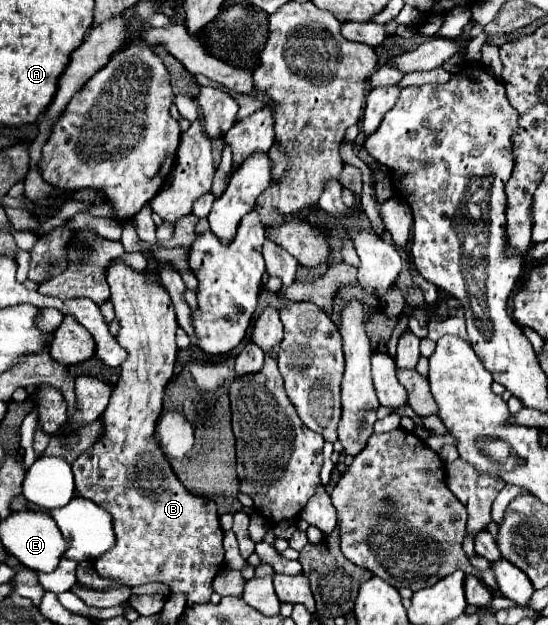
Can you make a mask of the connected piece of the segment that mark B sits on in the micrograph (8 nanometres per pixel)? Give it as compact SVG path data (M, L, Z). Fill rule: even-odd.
M112 264L108 268L108 286L112 292L110 300L116 310L116 320L120 322L116 340L128 352L128 356L120 366L120 380L114 386L110 402L102 414L100 440L72 462L76 478L76 496L96 502L112 516L116 546L94 560L94 570L102 578L120 580L128 588L152 582L166 584L172 594L184 594L186 606L192 608L194 604L210 602L210 596L214 592L212 580L224 568L224 532L220 530L214 500L190 494L184 484L176 478L160 446L154 440L156 422L162 412L164 388L172 378L178 350L174 342L178 330L174 306L160 282L152 284L146 280L144 272L134 272L124 264Z

